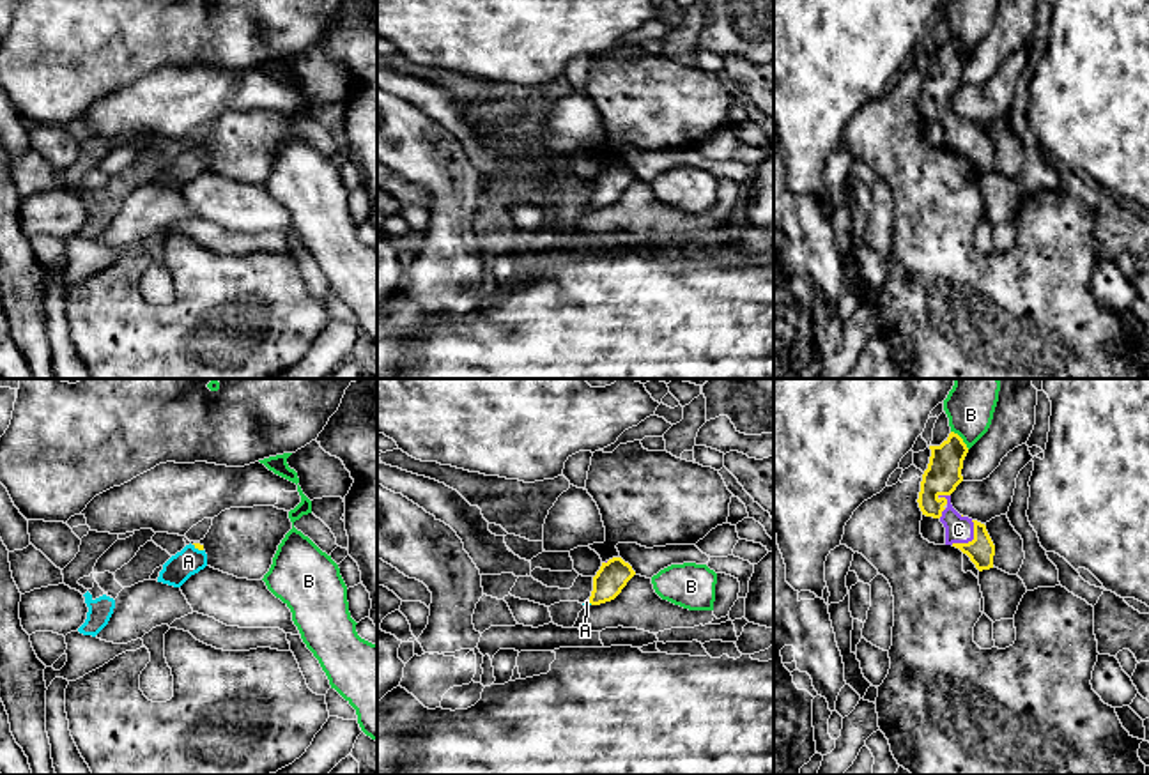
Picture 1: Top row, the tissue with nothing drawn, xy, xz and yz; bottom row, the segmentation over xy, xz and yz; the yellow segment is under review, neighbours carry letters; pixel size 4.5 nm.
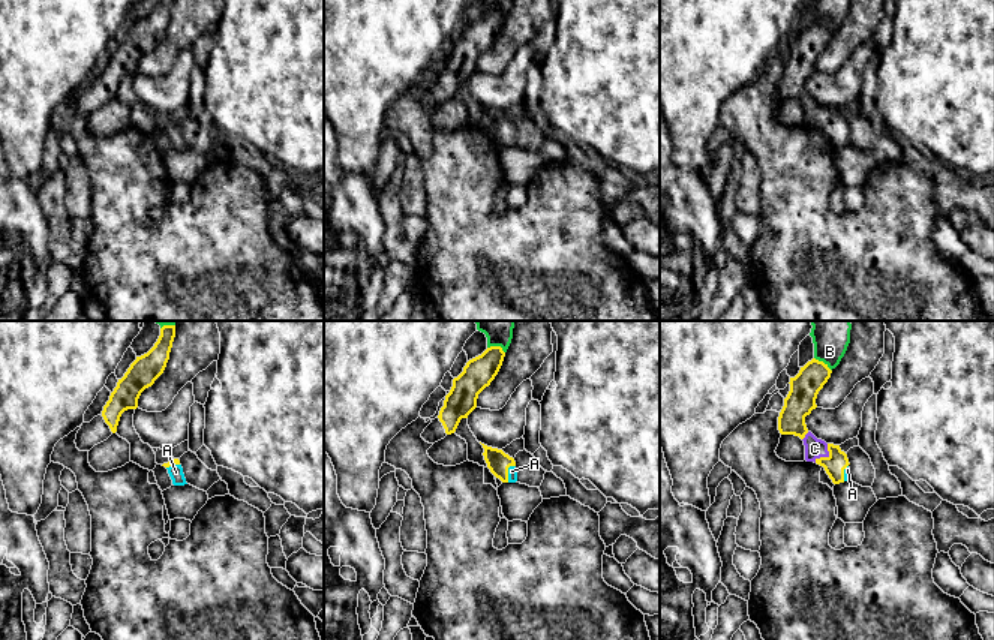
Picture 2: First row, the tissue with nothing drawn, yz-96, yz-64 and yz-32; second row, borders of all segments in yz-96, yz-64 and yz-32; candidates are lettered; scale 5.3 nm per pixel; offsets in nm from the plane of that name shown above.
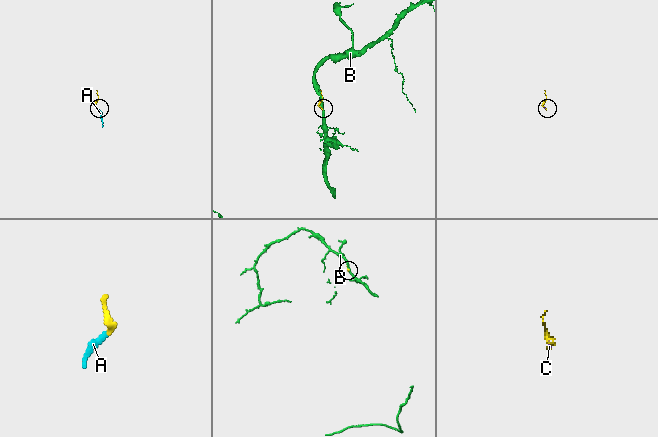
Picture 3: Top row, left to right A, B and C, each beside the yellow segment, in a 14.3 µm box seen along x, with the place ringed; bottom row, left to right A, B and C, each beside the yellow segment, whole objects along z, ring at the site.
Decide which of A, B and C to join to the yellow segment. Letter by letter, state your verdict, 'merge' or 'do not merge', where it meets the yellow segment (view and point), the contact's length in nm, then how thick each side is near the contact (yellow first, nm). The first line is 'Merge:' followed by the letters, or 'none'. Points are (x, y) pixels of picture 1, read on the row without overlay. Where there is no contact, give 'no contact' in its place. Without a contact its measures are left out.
Merge: A, C
A: merge | xy (199, 153) | 60 nm | 30/120 nm
B: do not merge | yz (962, 43) | 120 nm | 160/190 nm
C: merge | yz (972, 144) | 150 nm | 120/130 nm

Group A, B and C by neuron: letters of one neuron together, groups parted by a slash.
A C / B

